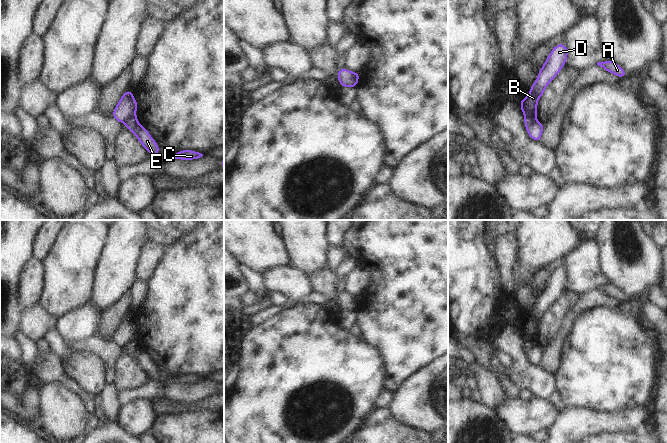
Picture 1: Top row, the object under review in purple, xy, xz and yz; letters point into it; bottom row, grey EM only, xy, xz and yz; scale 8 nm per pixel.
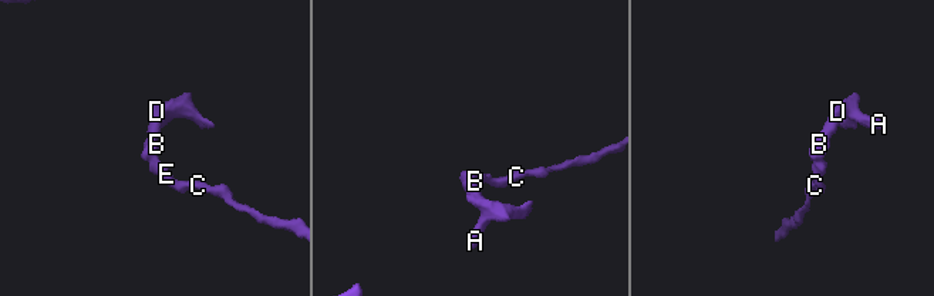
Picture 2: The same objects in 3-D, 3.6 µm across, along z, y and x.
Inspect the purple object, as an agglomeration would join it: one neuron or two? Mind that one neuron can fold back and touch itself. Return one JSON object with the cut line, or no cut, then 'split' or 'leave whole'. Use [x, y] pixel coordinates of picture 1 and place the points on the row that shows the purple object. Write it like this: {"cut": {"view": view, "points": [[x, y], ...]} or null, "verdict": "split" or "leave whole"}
{"cut": {"view": "xy", "points": [[135, 115], [125, 122]]}, "verdict": "split"}

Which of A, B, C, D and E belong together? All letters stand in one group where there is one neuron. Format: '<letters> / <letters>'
A B D / C E

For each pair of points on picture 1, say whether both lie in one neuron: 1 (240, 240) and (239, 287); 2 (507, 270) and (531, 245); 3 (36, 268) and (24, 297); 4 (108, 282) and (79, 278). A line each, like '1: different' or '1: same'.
1: different
2: different
3: same
4: different

